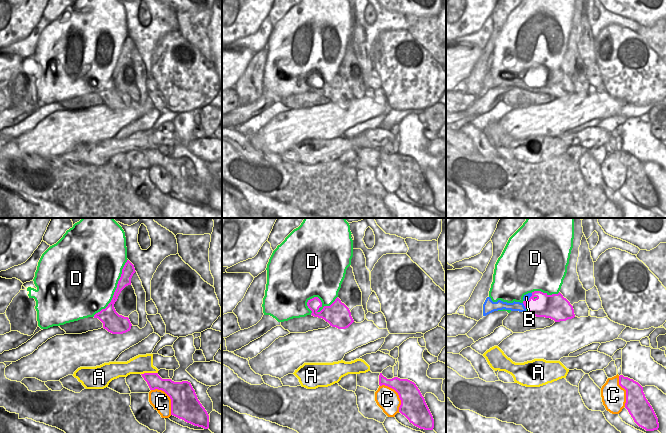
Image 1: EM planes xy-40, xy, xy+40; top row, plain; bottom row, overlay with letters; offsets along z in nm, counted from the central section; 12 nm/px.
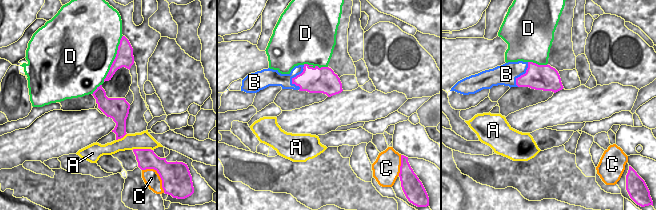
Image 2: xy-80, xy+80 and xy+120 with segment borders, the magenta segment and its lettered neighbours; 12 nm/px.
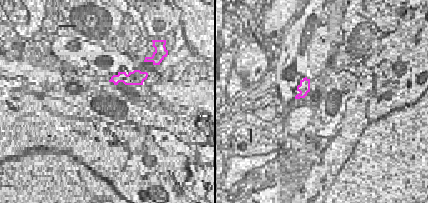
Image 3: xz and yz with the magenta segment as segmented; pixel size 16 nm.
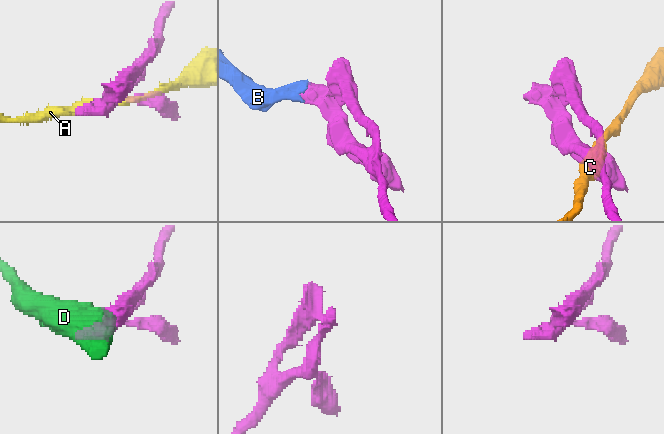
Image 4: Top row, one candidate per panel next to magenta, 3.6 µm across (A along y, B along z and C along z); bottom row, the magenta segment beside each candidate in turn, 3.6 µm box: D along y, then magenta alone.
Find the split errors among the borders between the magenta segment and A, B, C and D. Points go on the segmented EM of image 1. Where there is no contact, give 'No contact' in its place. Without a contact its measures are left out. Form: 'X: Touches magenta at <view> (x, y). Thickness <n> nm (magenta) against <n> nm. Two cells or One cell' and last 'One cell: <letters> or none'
A: Touches magenta at xy-40 (149, 373). Thickness 180 nm (magenta) against 220 nm. Two cells
B: Touches magenta at xy+40 (524, 305). Thickness 280 nm (magenta) against 120 nm. One cell
C: Touches magenta at xy-40 (169, 396). Thickness 340 nm (magenta) against 220 nm. Two cells
D: Touches magenta at xy (318, 298). Thickness 220 nm (magenta) against 480 nm. Two cells
One cell: B.

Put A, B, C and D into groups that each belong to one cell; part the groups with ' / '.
A / B / C / D

